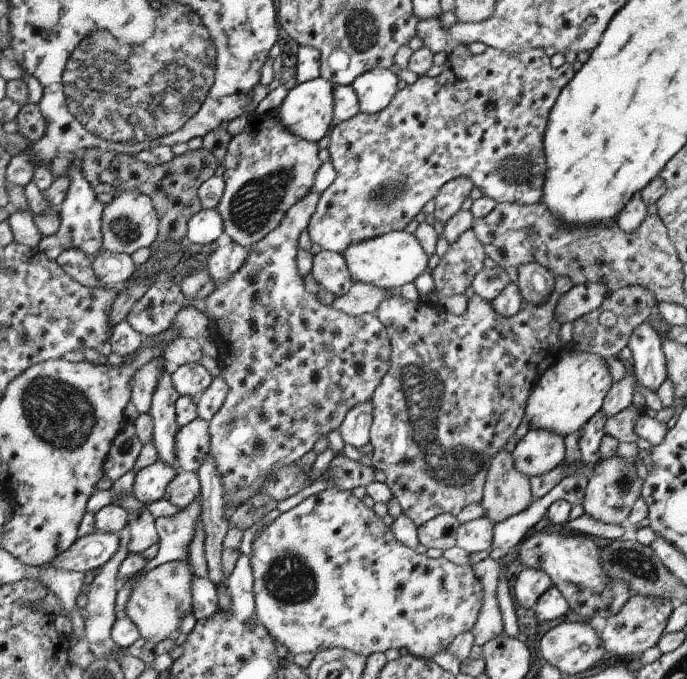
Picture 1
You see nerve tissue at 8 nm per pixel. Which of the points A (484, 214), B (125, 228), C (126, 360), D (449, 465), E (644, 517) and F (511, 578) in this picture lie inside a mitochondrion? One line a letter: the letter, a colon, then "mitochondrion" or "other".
A: other
B: mitochondrion
C: other
D: mitochondrion
E: other
F: other

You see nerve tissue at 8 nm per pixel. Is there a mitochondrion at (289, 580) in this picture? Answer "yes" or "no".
yes

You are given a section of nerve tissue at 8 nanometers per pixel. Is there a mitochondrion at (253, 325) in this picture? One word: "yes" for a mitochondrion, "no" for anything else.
no

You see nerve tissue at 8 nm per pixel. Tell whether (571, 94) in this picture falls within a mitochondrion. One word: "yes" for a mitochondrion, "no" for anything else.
no

